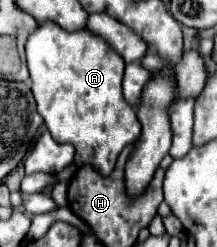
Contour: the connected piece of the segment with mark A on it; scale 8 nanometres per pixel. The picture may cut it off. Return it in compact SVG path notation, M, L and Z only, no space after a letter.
M39 22L37 28L27 36L25 42L27 66L31 72L31 90L37 100L37 110L45 118L45 124L59 144L75 146L75 166L91 164L103 176L111 174L117 162L117 156L127 144L133 144L141 134L141 124L135 110L123 100L121 78L125 70L123 58L97 34L87 28L77 32L67 32L55 22Z

